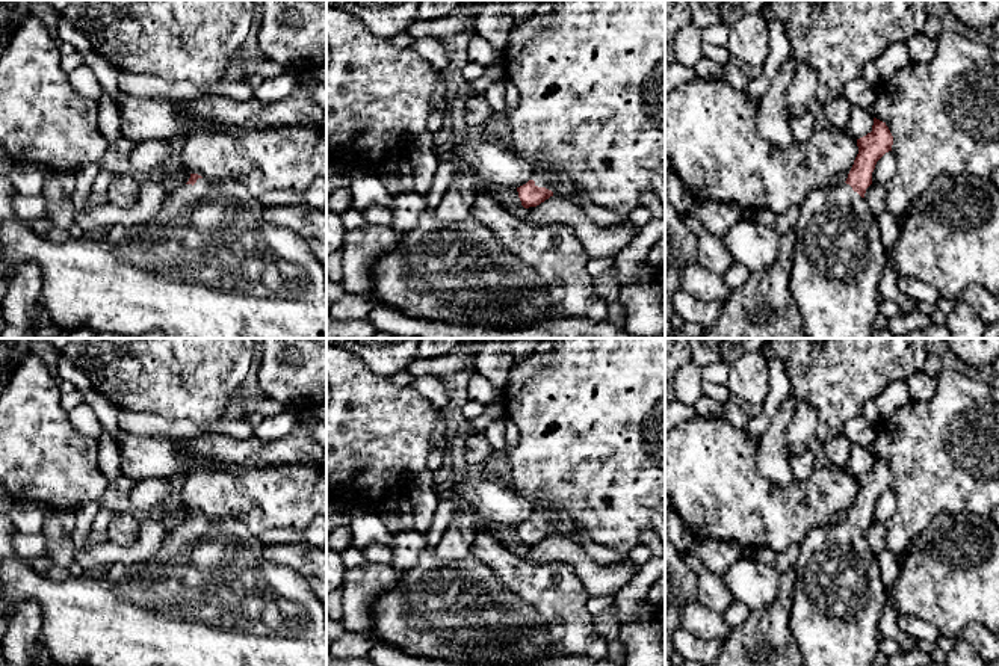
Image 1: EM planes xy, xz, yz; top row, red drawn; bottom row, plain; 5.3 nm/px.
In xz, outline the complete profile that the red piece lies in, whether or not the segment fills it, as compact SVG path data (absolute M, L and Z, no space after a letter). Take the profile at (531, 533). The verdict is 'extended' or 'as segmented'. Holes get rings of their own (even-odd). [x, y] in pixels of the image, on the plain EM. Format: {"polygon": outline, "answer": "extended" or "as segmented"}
{"polygon": "M534 506L532 516L526 523L517 526L517 530L524 547L537 545L550 535L556 533L574 541L583 553L586 553L597 563L612 565L627 559L627 556L620 556L615 550L589 542L573 527L571 523L549 520L547 515L537 506Z", "answer": "extended"}

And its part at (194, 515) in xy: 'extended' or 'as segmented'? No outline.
extended

